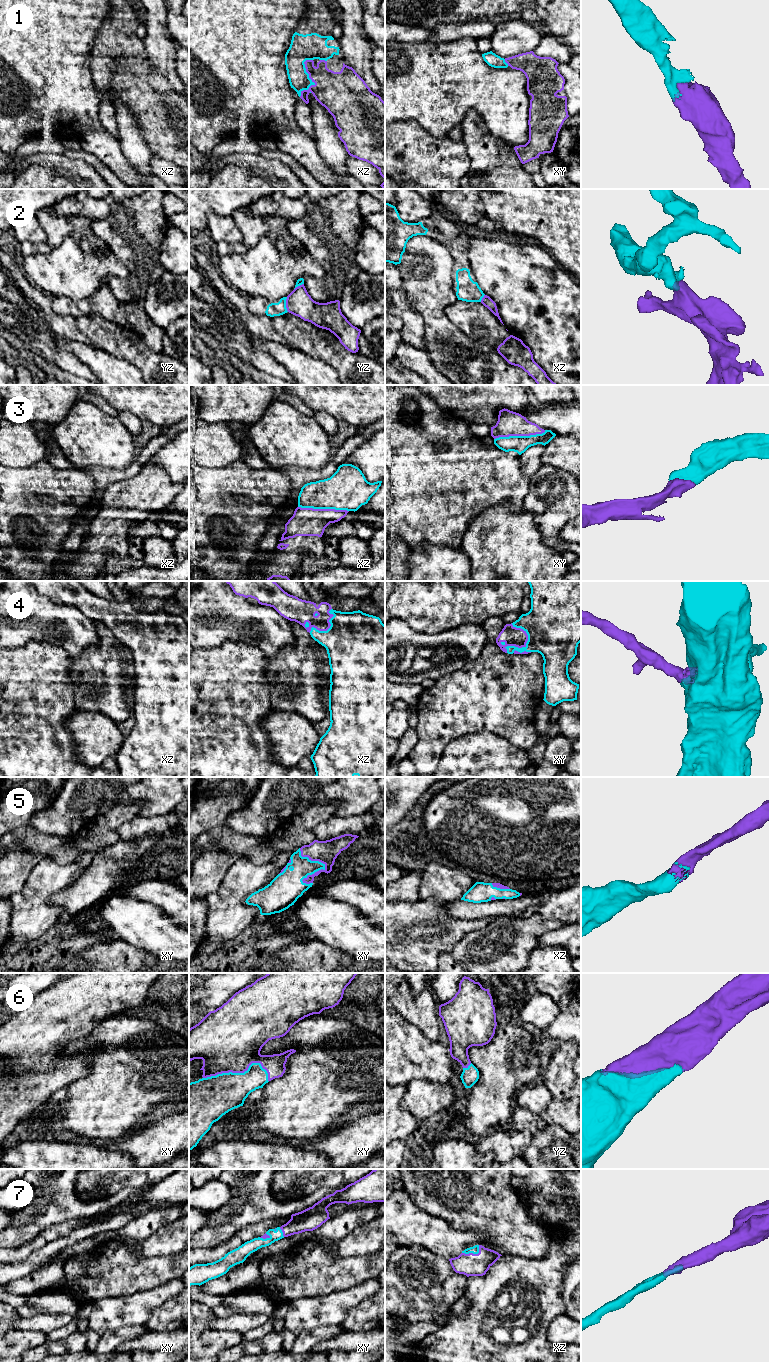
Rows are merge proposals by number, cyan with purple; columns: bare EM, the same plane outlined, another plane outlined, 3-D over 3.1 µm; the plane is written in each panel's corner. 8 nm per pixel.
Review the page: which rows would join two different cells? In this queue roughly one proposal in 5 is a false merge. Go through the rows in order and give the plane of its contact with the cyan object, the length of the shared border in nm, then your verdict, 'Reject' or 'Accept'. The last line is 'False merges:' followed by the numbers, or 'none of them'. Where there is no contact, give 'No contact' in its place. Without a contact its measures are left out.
1: Touches cyan in xz. Shared border 320 nm. Accept
2: Touches cyan in yz. Shared border 120 nm. Reject
3: Touches cyan in xy. Shared border 420 nm. Accept
4: Touches cyan in xy. Shared border 240 nm. Accept
5: Touches cyan in xy. Shared border 300 nm. Accept
6: Touches cyan in xy. Shared border 550 nm. Accept
7: Touches cyan in xz. Shared border 160 nm. Accept
False merges: 2

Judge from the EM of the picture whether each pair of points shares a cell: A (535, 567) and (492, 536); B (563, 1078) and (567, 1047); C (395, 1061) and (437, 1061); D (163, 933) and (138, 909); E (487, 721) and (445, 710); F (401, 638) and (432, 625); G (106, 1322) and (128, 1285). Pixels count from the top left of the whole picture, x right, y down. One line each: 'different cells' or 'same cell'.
A: same cell
B: same cell
C: same cell
D: same cell
E: same cell
F: different cells
G: different cells

